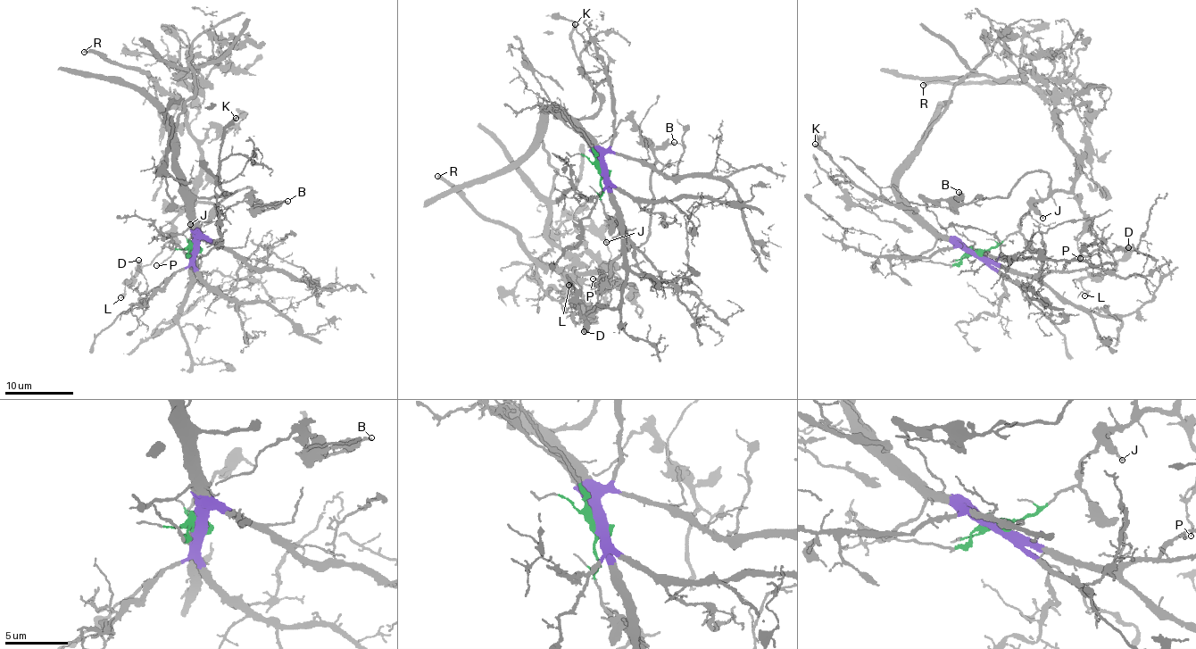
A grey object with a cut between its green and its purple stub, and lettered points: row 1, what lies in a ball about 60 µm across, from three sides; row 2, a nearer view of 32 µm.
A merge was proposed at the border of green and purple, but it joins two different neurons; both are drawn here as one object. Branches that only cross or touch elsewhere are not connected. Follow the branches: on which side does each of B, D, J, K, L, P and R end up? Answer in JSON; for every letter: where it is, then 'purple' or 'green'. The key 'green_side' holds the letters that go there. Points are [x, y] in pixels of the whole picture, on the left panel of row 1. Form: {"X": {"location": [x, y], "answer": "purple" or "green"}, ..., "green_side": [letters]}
{"B": {"location": [287, 201], "answer": "green"}, "D": {"location": [138, 260], "answer": "green"}, "J": {"location": [190, 224], "answer": "green"}, "K": {"location": [236, 118], "answer": "purple"}, "L": {"location": [120, 297], "answer": "green"}, "P": {"location": [156, 265], "answer": "green"}, "R": {"location": [84, 52], "answer": "green"}, "green_side": ["B", "D", "J", "L", "P", "R"]}

